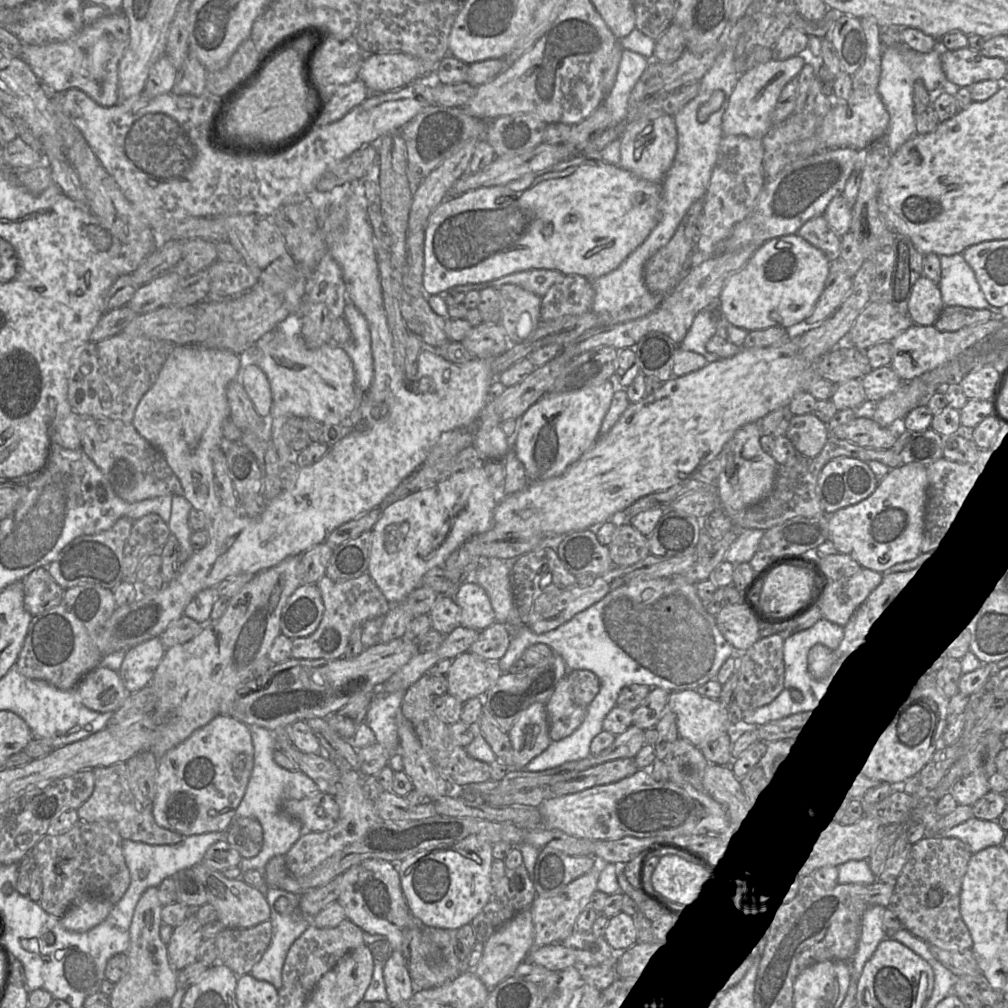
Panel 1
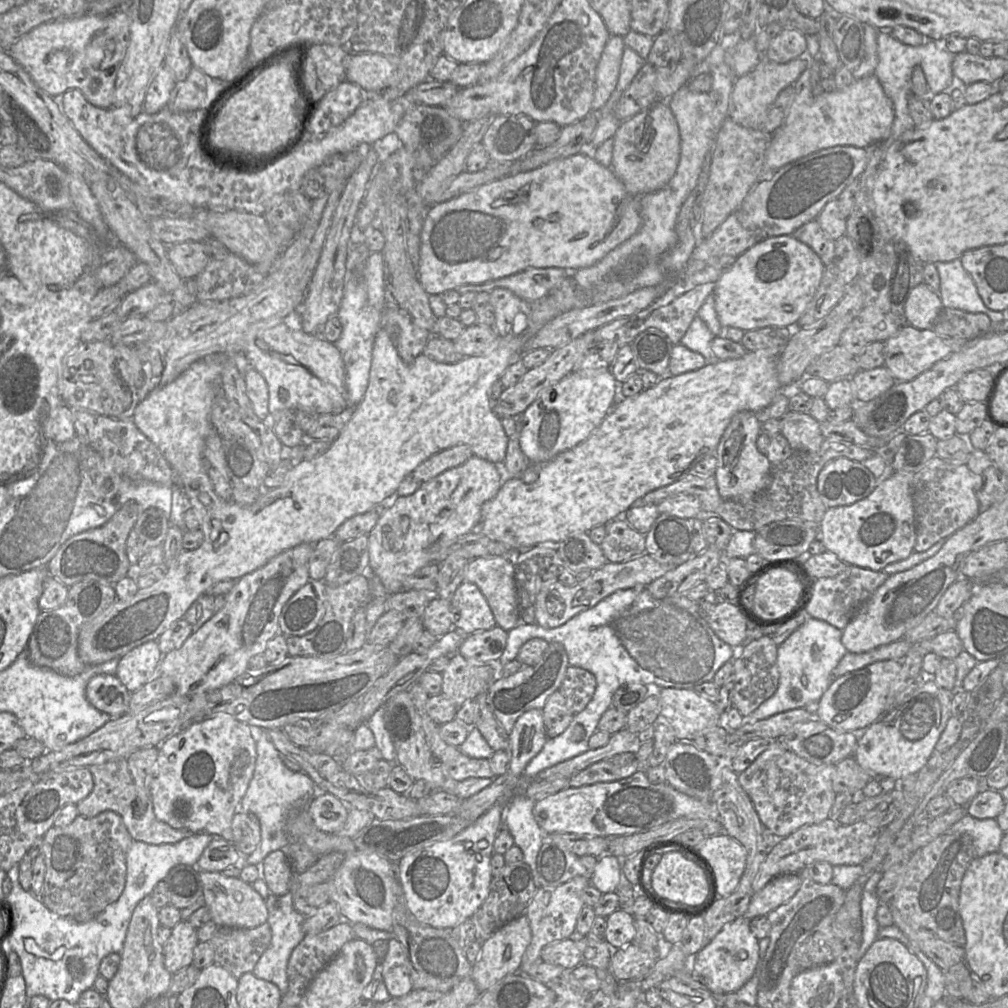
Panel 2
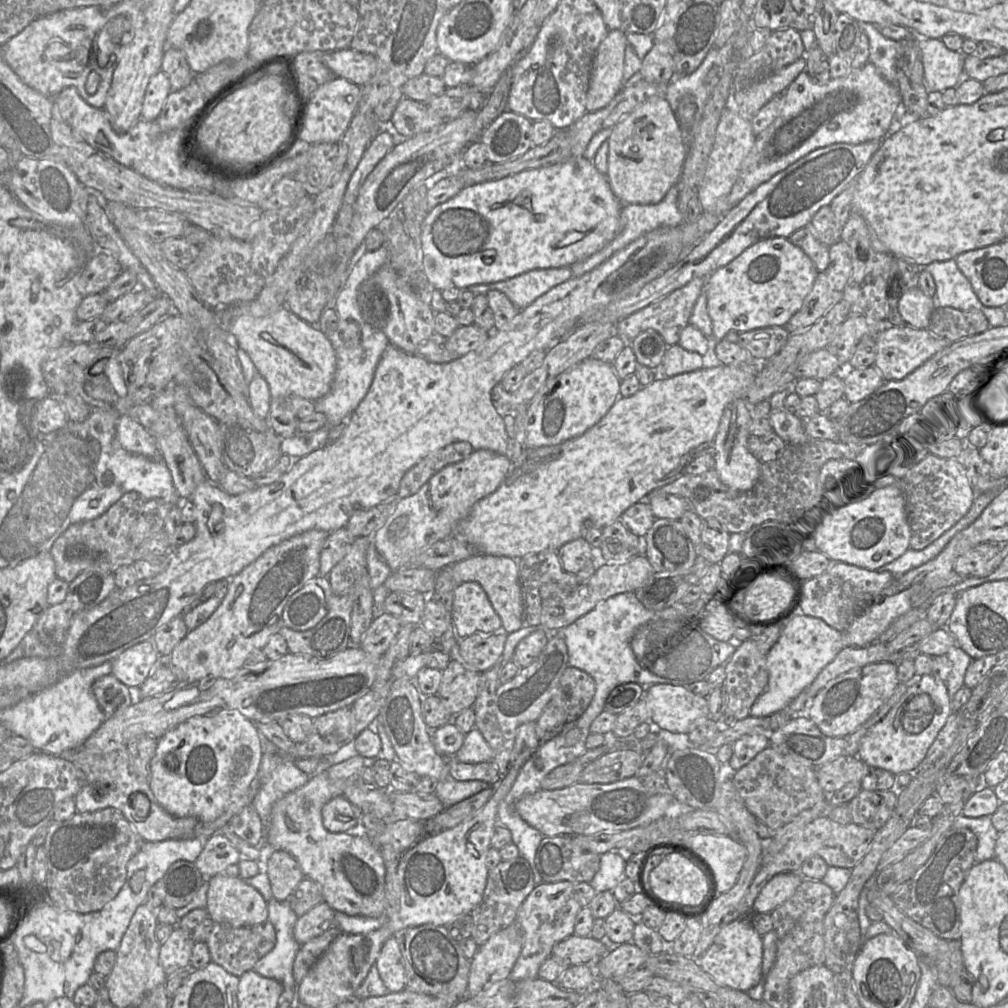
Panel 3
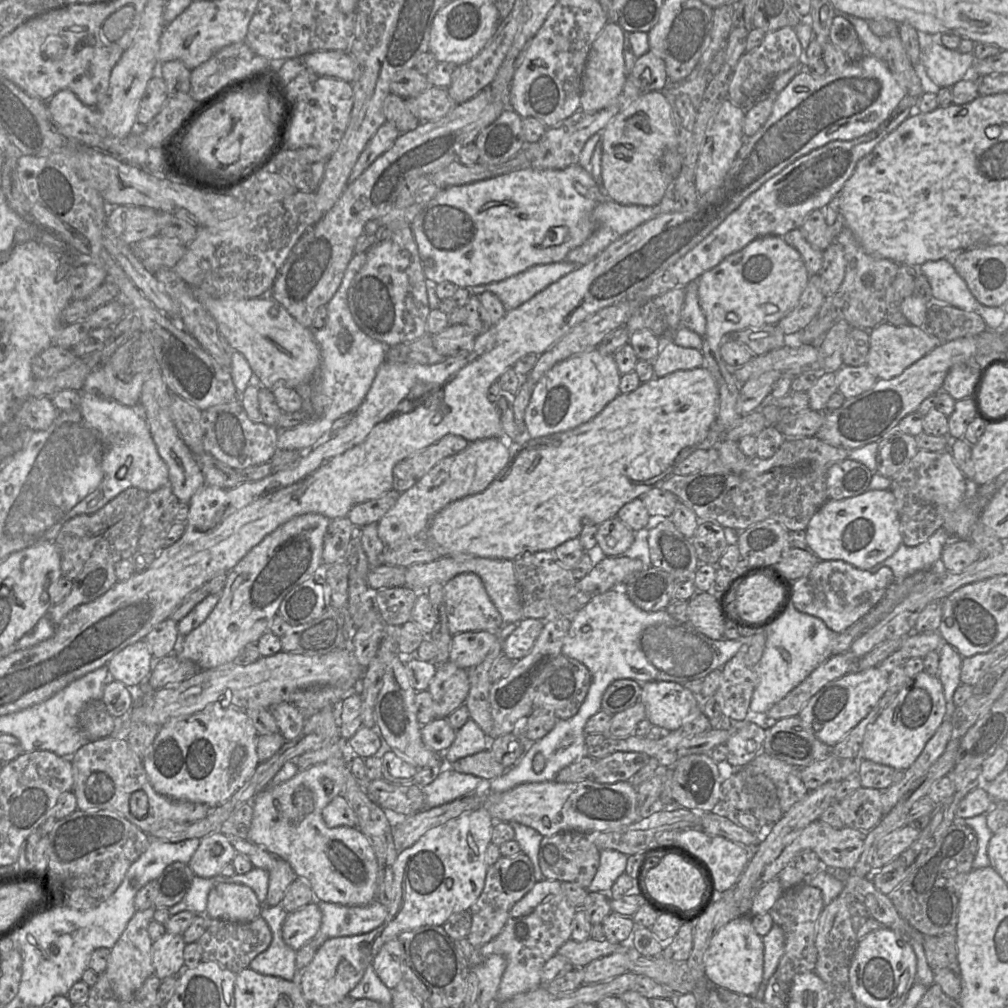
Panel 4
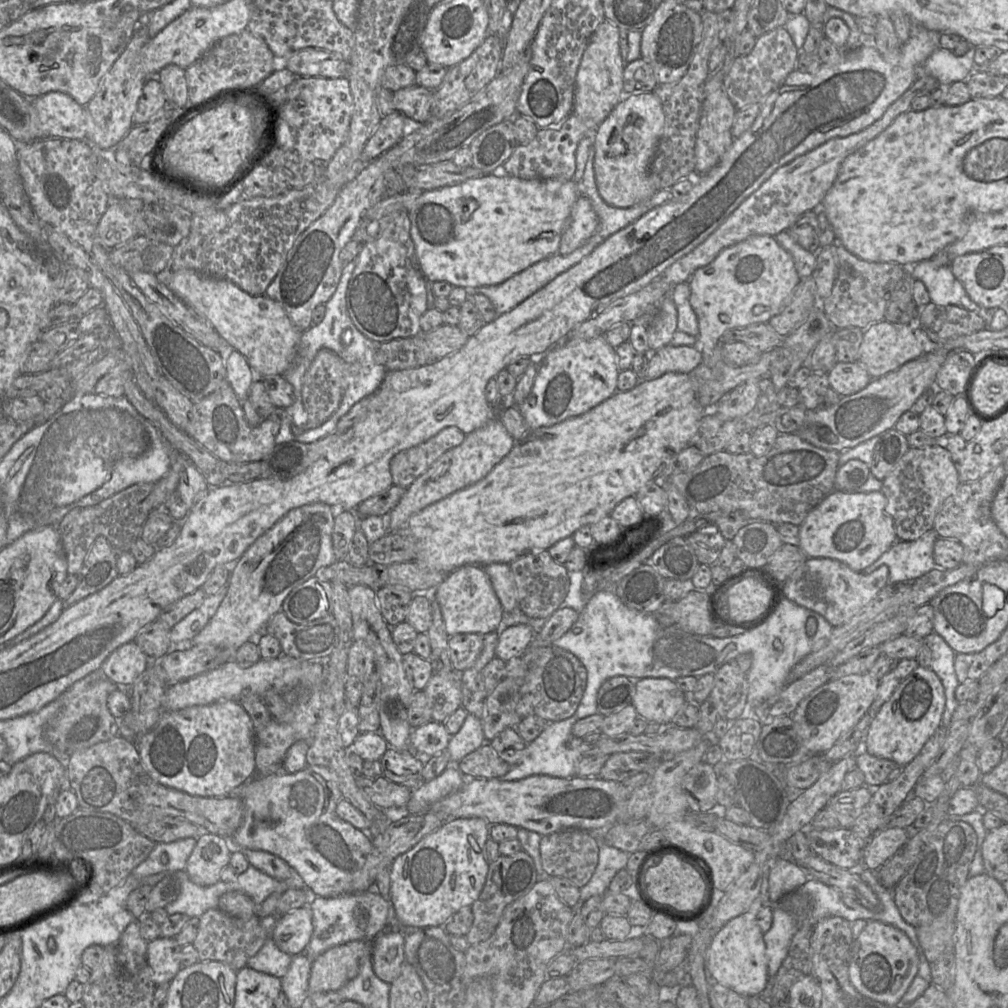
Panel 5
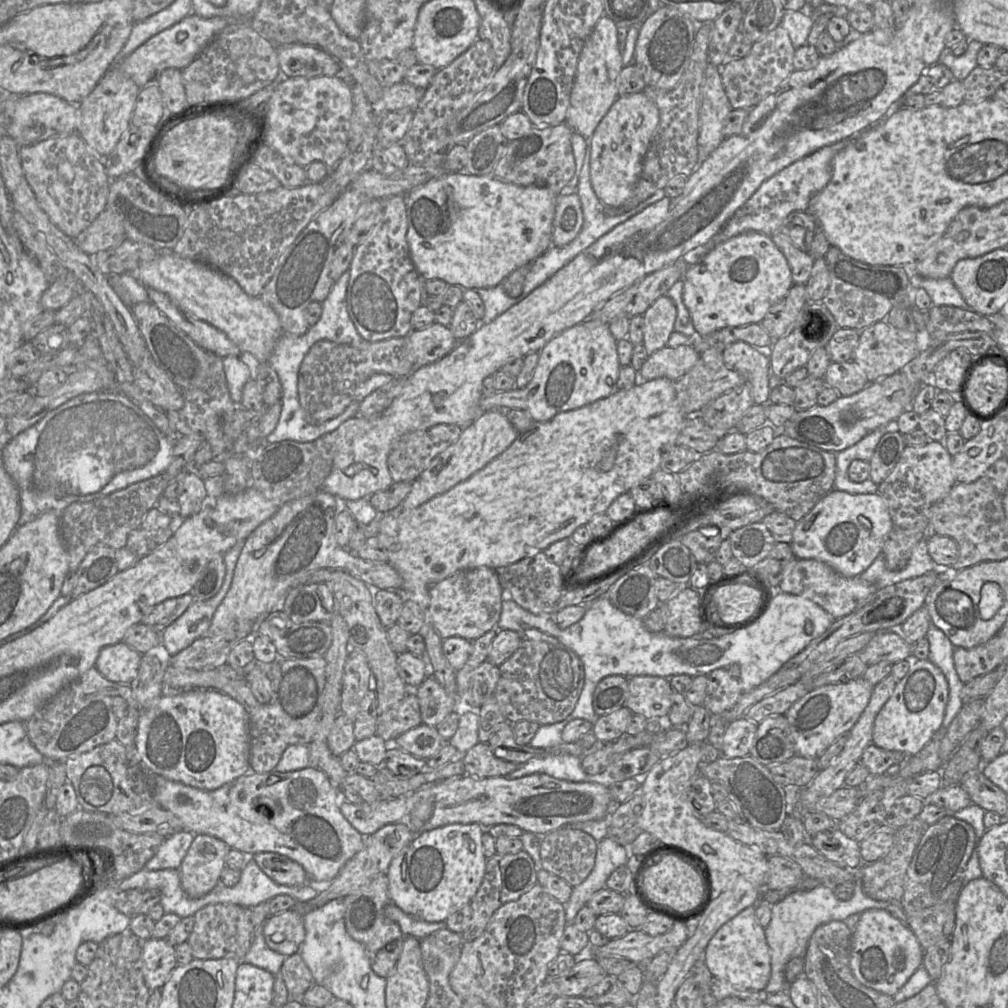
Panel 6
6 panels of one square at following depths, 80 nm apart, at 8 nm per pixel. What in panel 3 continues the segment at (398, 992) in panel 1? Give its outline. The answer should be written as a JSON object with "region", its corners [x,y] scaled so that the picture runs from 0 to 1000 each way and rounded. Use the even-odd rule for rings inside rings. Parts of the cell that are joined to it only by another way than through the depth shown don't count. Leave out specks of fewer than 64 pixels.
{"region":[[[392,930],[386,931],[381,936],[372,957],[381,977],[388,985],[403,981],[401,951]]]}

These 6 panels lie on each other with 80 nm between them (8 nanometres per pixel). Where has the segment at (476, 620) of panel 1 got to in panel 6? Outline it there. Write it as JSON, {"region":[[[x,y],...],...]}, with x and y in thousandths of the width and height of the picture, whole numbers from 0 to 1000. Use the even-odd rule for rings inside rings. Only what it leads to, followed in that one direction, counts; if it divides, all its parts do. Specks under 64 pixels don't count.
{"region":[[[473,563],[454,566],[429,580],[426,591],[424,616],[428,616],[436,631],[439,635],[453,631],[470,636],[493,623],[502,590],[491,564]]]}

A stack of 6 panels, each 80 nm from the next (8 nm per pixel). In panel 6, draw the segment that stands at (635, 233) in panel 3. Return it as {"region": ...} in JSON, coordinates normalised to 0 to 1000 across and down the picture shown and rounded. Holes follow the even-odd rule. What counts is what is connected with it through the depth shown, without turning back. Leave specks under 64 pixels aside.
{"region":[[[572,191],[554,192],[548,222],[548,244],[559,245],[571,236],[577,227],[578,210]]]}

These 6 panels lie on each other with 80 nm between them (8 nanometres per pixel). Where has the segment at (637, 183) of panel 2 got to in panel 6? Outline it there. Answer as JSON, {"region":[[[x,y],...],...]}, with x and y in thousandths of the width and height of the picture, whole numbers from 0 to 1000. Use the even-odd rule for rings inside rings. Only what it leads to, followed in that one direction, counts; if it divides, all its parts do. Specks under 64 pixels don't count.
{"region":[[[636,91],[613,96],[591,126],[586,136],[585,178],[600,205],[616,206],[627,194],[654,119],[652,105]]]}

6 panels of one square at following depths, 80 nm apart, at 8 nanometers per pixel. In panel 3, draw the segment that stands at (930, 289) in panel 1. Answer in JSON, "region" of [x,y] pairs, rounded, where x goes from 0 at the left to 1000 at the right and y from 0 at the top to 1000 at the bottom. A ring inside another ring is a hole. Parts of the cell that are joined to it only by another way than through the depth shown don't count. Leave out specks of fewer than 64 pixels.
{"region":[[[911,285],[899,289],[891,300],[891,309],[899,323],[908,326],[921,325],[923,313],[928,305],[928,294],[920,294]]]}

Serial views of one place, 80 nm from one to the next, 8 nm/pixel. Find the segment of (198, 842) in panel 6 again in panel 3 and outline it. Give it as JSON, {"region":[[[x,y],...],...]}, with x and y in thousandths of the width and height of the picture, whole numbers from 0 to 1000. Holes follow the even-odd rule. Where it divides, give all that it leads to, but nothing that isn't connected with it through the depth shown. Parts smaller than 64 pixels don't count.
{"region":[[[215,825],[204,832],[192,858],[202,870],[208,871],[219,867],[227,858],[236,857],[238,852],[239,848],[227,833]]]}

